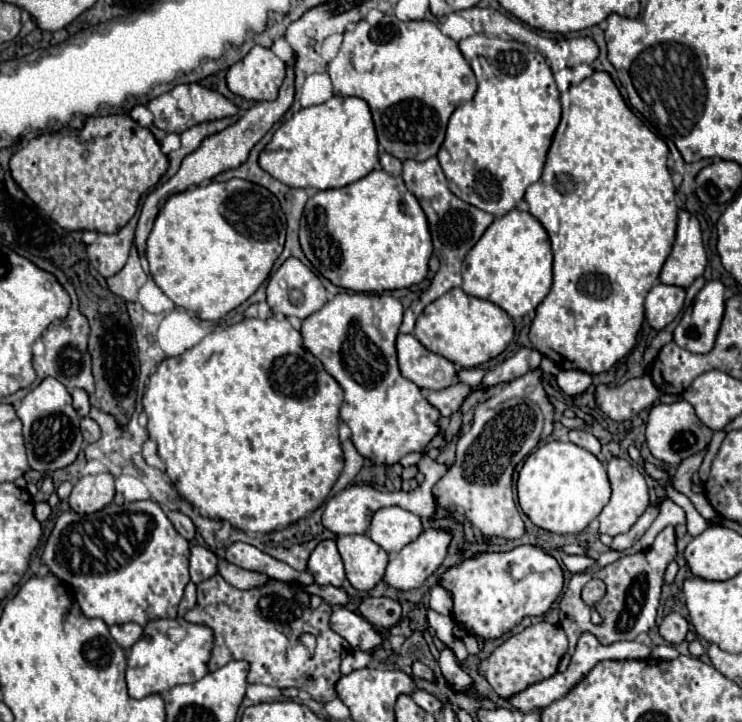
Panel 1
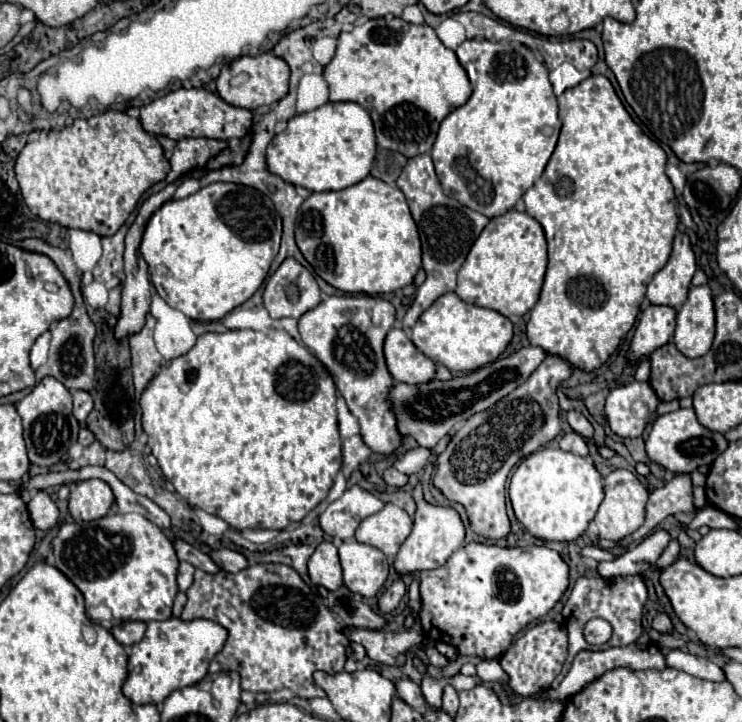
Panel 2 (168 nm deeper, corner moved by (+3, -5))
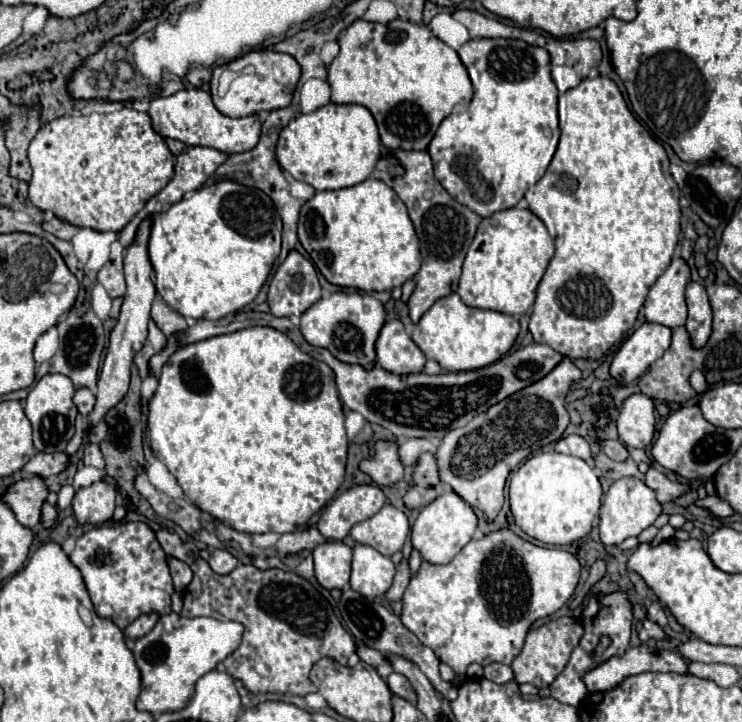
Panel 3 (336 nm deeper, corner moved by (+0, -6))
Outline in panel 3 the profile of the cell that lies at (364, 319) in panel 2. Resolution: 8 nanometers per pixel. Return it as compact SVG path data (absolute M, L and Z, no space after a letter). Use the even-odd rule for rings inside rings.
M336 291L330 297L316 301L308 311L302 313L300 331L310 345L332 351L336 359L344 363L364 363L364 367L372 367L376 361L374 343L384 321L384 305L372 295L362 291Z

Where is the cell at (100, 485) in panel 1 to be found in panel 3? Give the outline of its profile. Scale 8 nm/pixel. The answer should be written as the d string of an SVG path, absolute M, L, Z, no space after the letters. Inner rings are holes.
M106 481L78 489L72 501L74 515L82 525L102 525L112 519L116 507L116 489Z

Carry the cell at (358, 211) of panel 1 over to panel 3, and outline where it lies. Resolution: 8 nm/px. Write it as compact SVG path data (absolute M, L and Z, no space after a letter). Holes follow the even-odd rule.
M368 177L366 181L346 189L318 191L312 199L308 199L300 211L298 239L312 257L318 271L330 283L340 287L356 287L362 291L392 291L394 287L402 287L402 283L412 279L420 269L420 245L406 207L400 203L400 197L392 187L374 177Z

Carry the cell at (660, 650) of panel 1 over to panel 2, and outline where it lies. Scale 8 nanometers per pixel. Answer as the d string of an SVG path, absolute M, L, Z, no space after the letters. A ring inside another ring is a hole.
M671 650L665 658L667 666L671 668L679 668L691 676L697 676L697 678L705 678L705 680L711 680L711 682L721 682L725 680L723 676L723 670L713 664L711 660L707 658L701 658L701 656L693 656L693 654L687 654L687 652L681 652L681 650Z

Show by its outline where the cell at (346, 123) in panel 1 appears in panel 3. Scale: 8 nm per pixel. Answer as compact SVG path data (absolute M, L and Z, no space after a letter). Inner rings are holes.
M328 103L314 113L294 117L280 133L276 161L294 179L312 185L316 191L344 189L362 183L372 175L380 159L380 137L376 121L366 107Z

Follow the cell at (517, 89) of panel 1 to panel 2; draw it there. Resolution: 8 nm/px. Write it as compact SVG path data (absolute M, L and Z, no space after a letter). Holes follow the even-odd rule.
M465 40L457 48L457 58L469 74L473 94L471 98L453 110L439 128L437 140L431 150L435 172L447 196L457 198L463 206L495 218L515 206L527 188L541 178L547 160L553 154L561 120L557 114L557 98L547 78L547 68L539 62L527 46L513 46L511 42L489 40Z

